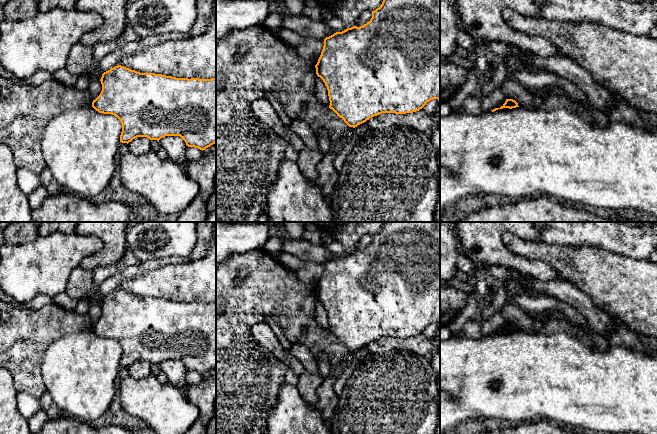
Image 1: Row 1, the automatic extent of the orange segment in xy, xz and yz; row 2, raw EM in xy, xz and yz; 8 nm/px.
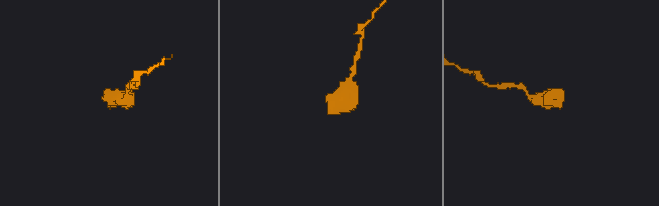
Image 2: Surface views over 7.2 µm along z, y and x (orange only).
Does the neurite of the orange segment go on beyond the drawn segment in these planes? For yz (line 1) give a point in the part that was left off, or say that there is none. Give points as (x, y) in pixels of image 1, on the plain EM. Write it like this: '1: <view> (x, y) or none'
1: none

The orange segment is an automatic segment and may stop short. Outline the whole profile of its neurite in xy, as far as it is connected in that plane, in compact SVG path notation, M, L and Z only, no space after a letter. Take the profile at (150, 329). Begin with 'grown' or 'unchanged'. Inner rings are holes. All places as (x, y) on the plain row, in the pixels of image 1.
unchanged | M118 289L104 296L100 303L102 315L92 331L103 338L116 340L122 348L120 366L129 367L137 361L159 365L165 360L180 360L188 371L205 374L216 367L216 302L176 302L155 297L140 297Z

